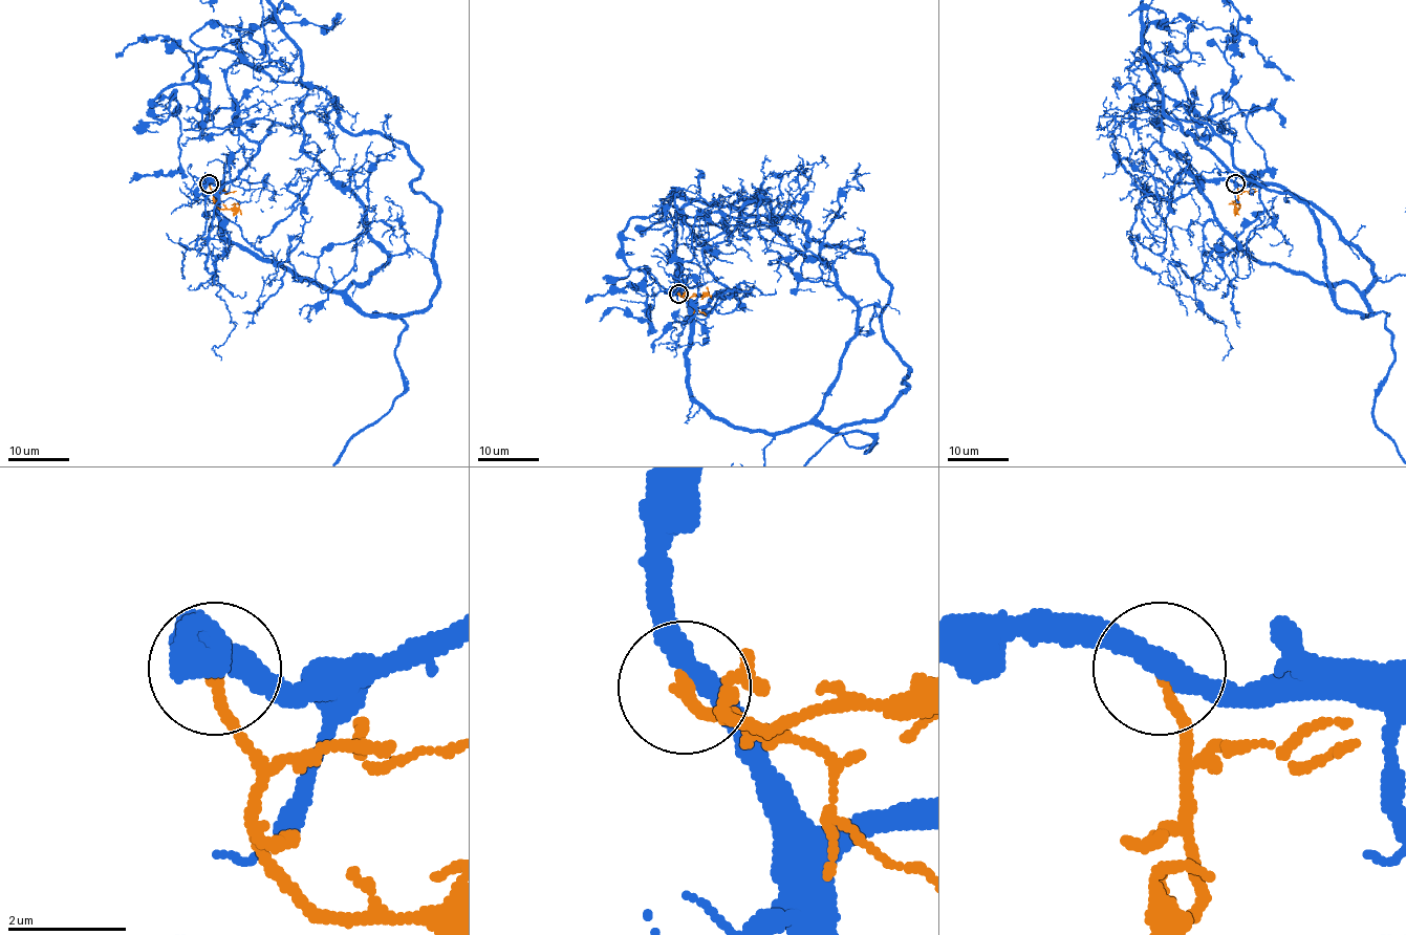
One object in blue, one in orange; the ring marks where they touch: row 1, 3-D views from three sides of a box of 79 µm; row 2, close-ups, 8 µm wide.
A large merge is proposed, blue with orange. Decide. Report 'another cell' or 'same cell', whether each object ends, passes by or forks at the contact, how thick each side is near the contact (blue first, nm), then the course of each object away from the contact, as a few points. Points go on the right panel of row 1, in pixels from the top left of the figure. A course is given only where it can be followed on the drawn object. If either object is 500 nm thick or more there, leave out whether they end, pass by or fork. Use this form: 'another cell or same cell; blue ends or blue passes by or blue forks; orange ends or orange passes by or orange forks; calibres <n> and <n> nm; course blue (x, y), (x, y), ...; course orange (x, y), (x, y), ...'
another cell; blue passes by; orange ends; calibres 360 and 220 nm; course blue (1235, 183), (1283, 186), (1370, 263), (1364, 301), (1389, 314), (1394, 362), (1374, 420); course orange (1235, 183), (1239, 207), (1229, 203)

